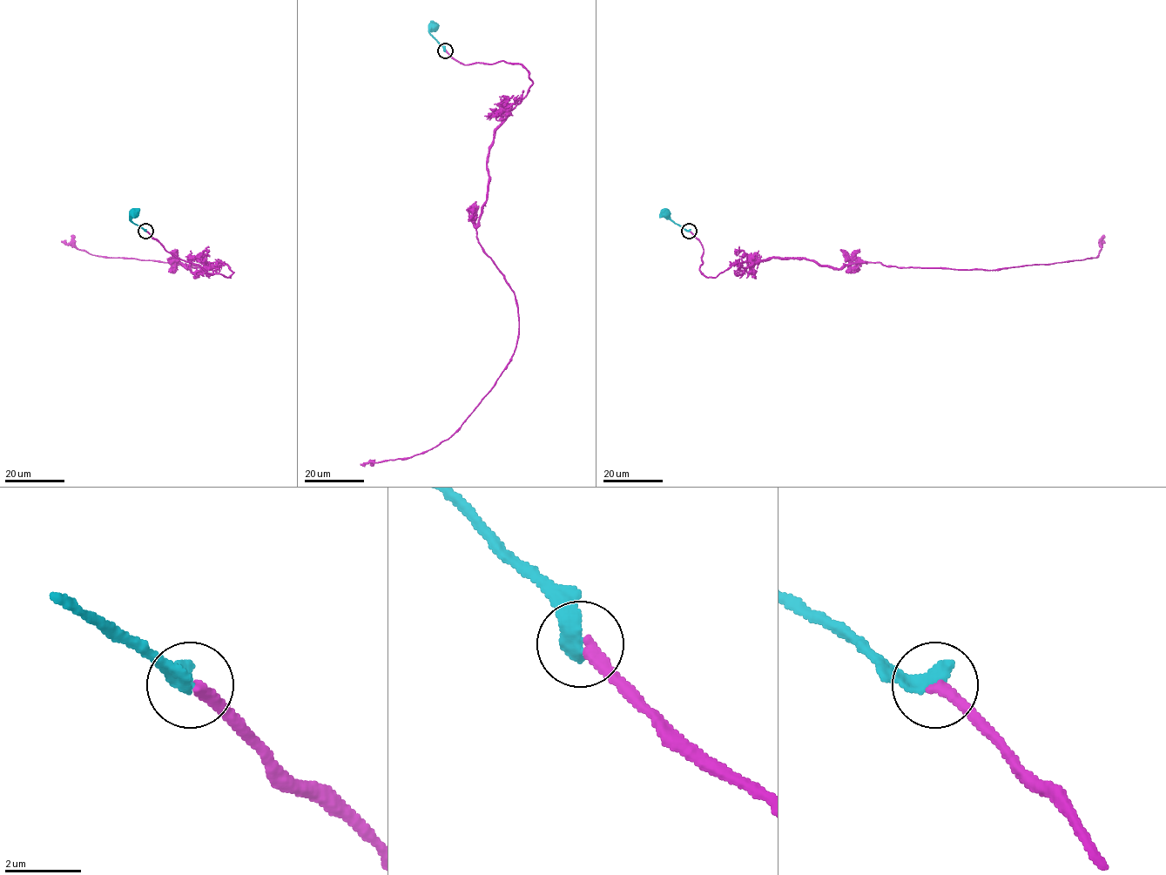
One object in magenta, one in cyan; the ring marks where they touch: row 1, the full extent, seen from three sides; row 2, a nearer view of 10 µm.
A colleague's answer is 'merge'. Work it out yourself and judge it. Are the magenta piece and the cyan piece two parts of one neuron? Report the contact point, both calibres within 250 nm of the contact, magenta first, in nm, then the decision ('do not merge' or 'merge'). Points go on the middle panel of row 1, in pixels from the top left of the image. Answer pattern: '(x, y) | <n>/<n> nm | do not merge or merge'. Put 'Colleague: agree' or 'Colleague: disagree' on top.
Colleague: disagree
(445, 50) | 320/400 nm | do not merge

